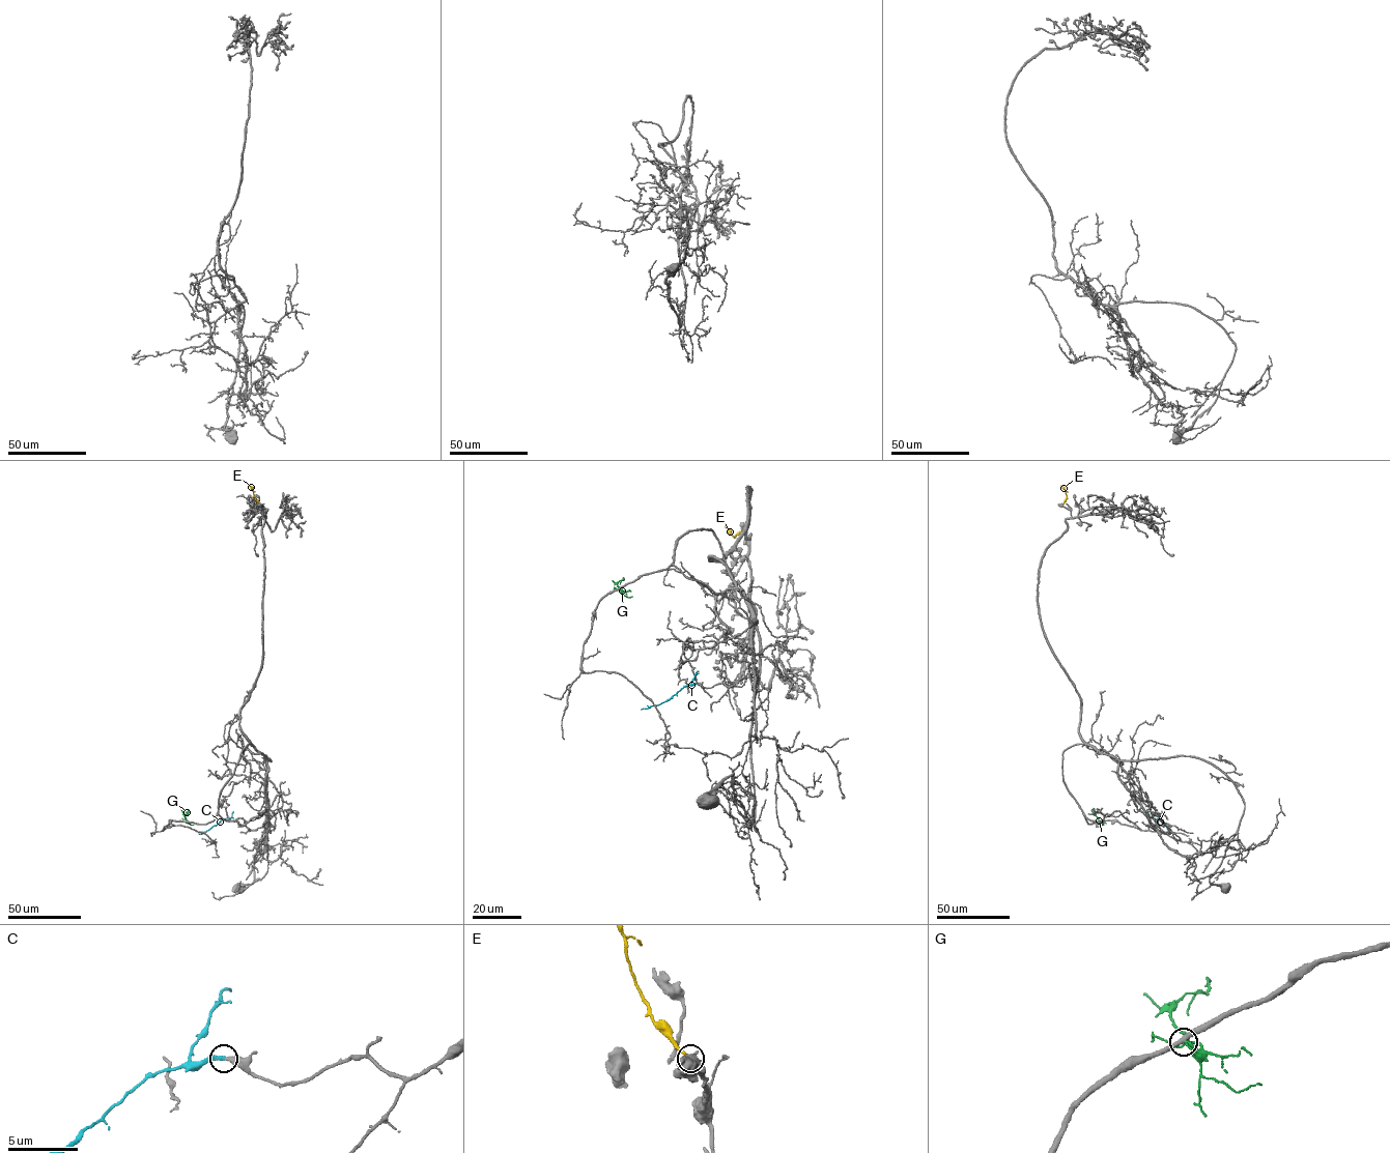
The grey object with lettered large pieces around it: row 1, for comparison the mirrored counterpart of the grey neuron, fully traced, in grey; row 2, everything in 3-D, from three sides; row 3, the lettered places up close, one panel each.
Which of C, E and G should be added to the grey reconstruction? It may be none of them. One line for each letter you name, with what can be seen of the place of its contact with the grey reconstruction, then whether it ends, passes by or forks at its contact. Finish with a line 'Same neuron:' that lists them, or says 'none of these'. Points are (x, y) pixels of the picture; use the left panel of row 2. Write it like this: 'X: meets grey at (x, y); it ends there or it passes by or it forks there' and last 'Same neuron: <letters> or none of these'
C: meets grey at (232, 820); it ends there
Same neuron: C

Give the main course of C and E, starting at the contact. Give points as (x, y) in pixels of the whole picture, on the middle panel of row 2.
C: (697, 683), (684, 686), (660, 703), (641, 710)
E: (742, 529), (734, 536), (725, 526)

